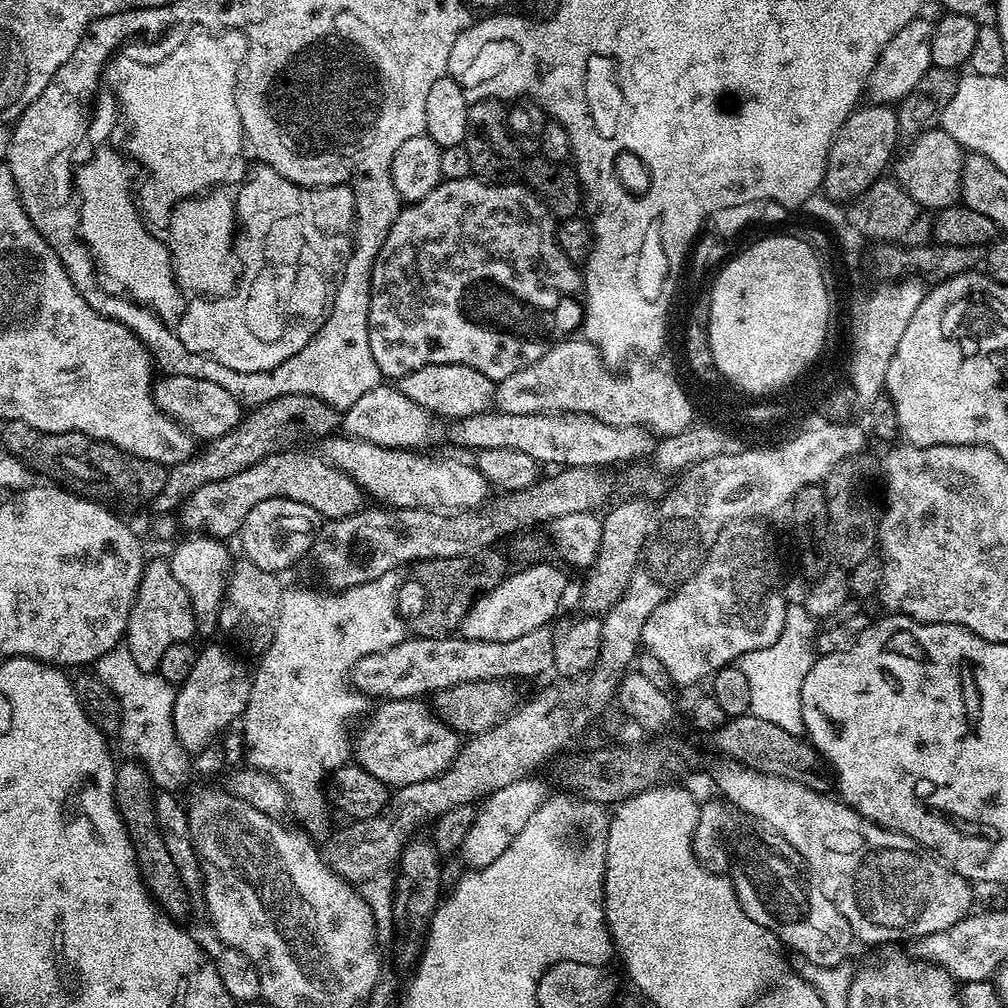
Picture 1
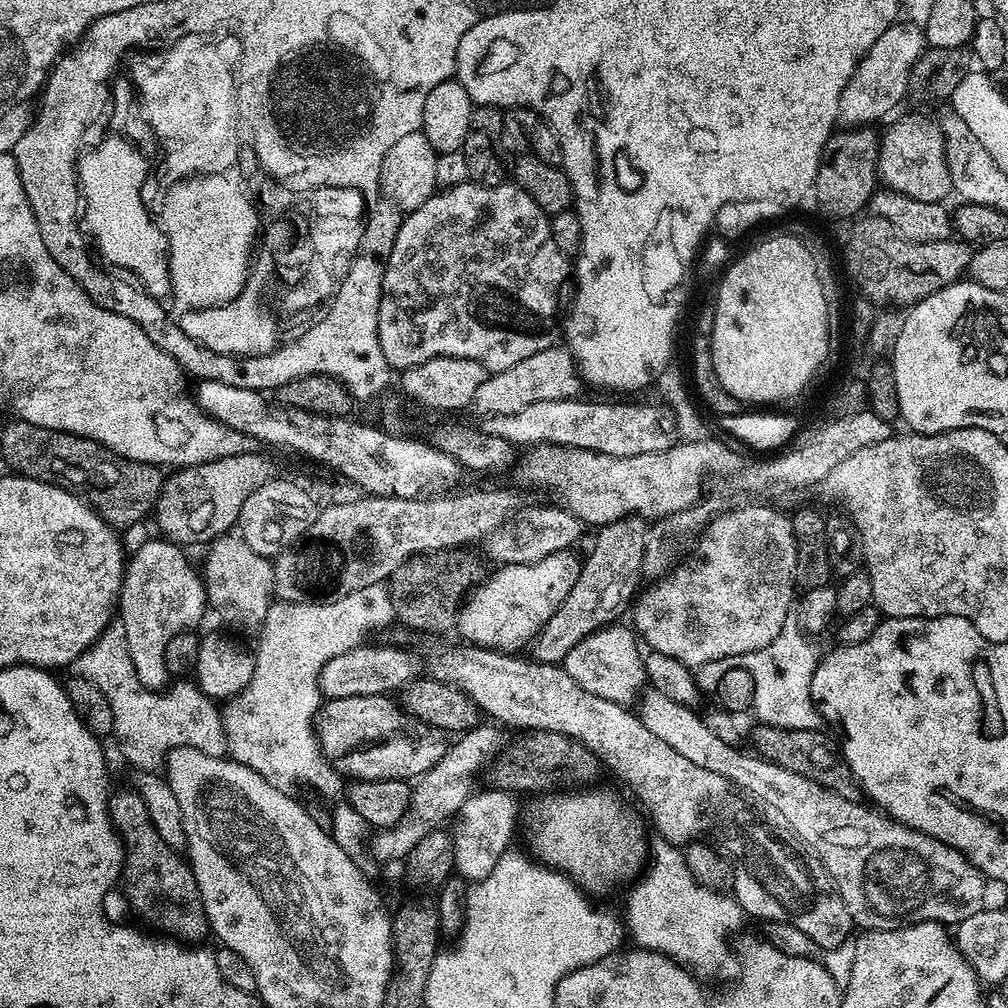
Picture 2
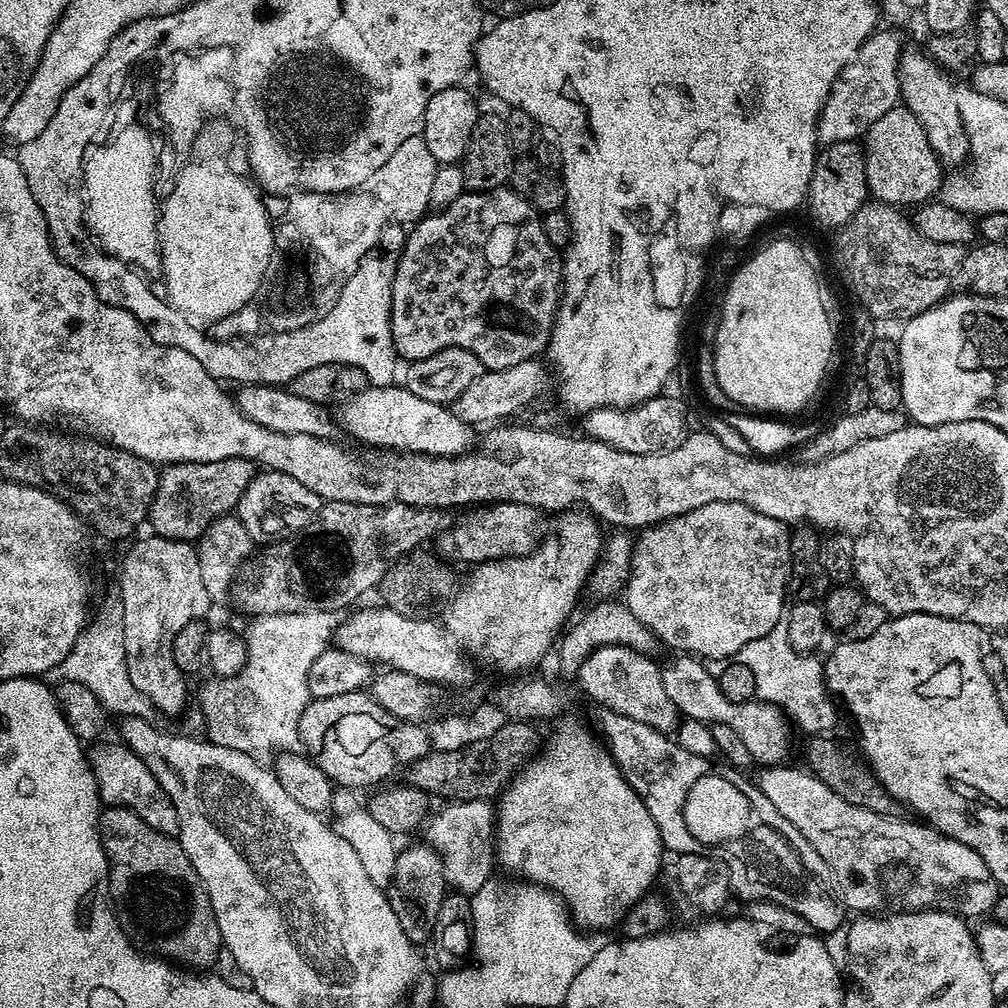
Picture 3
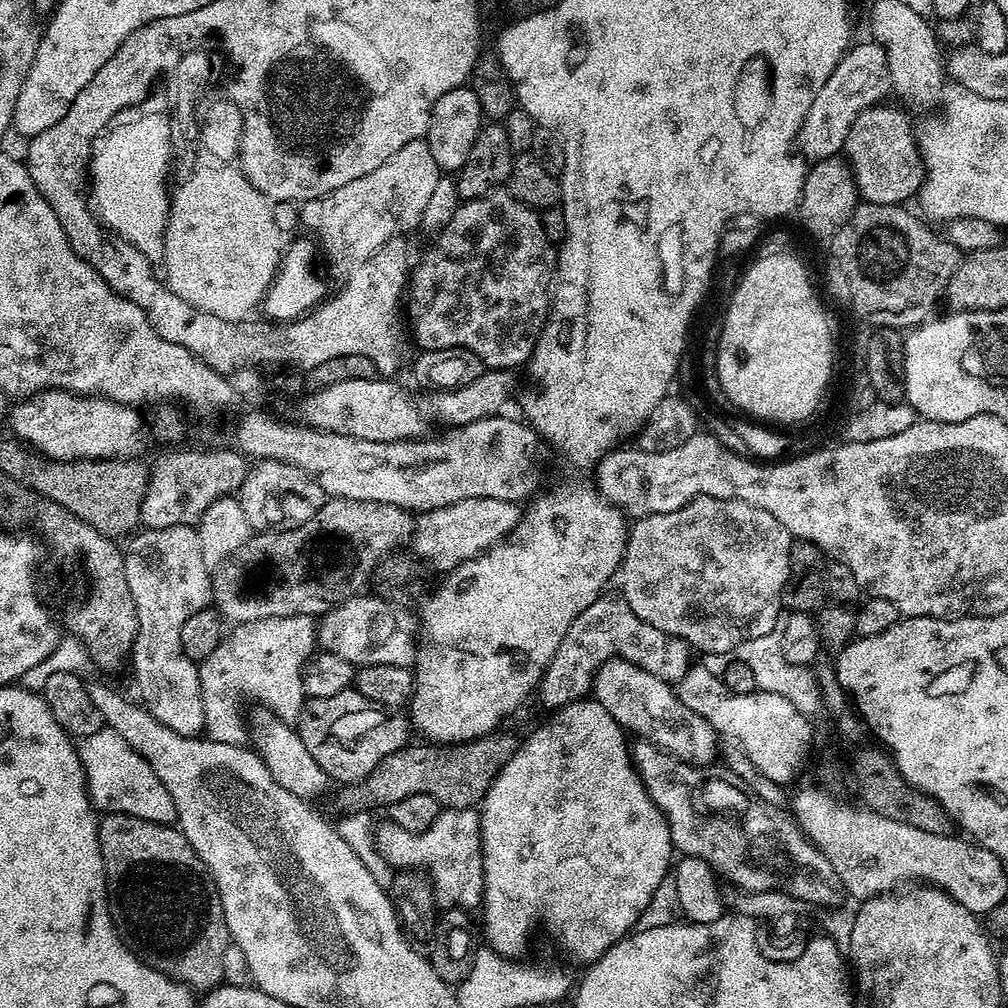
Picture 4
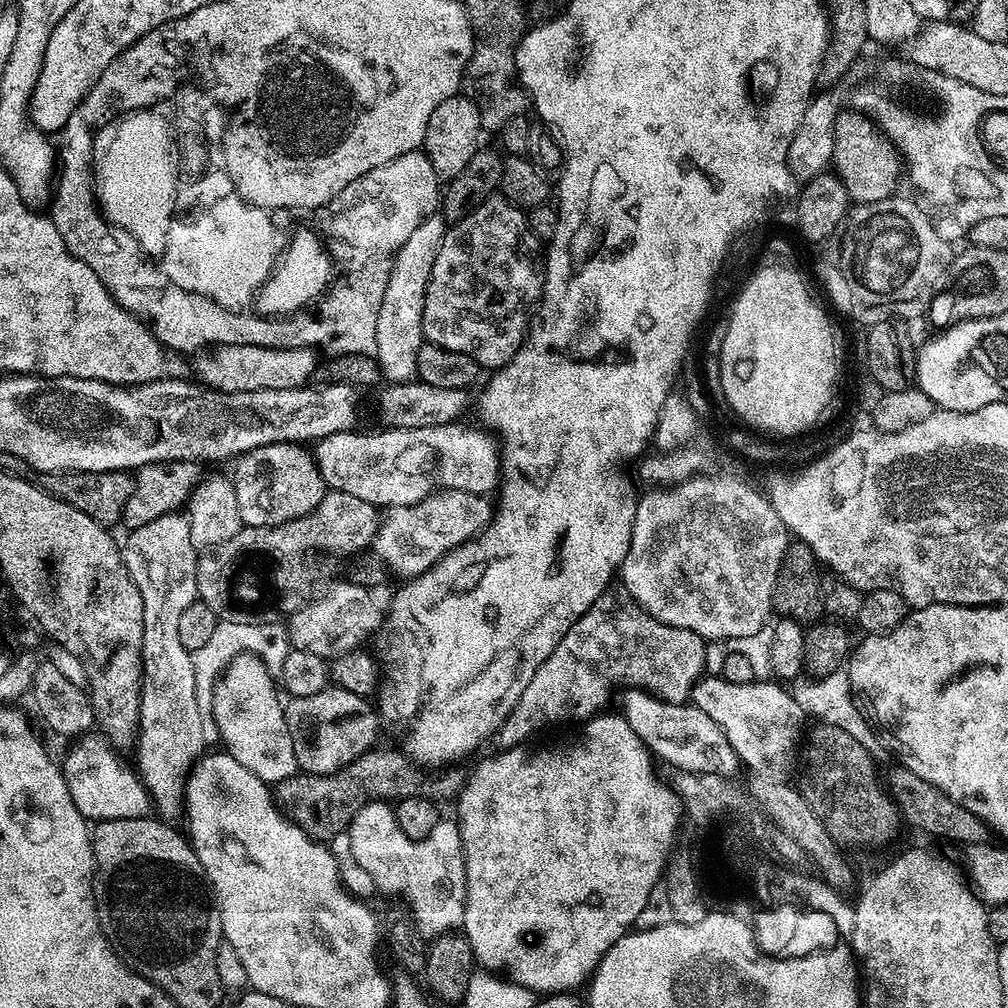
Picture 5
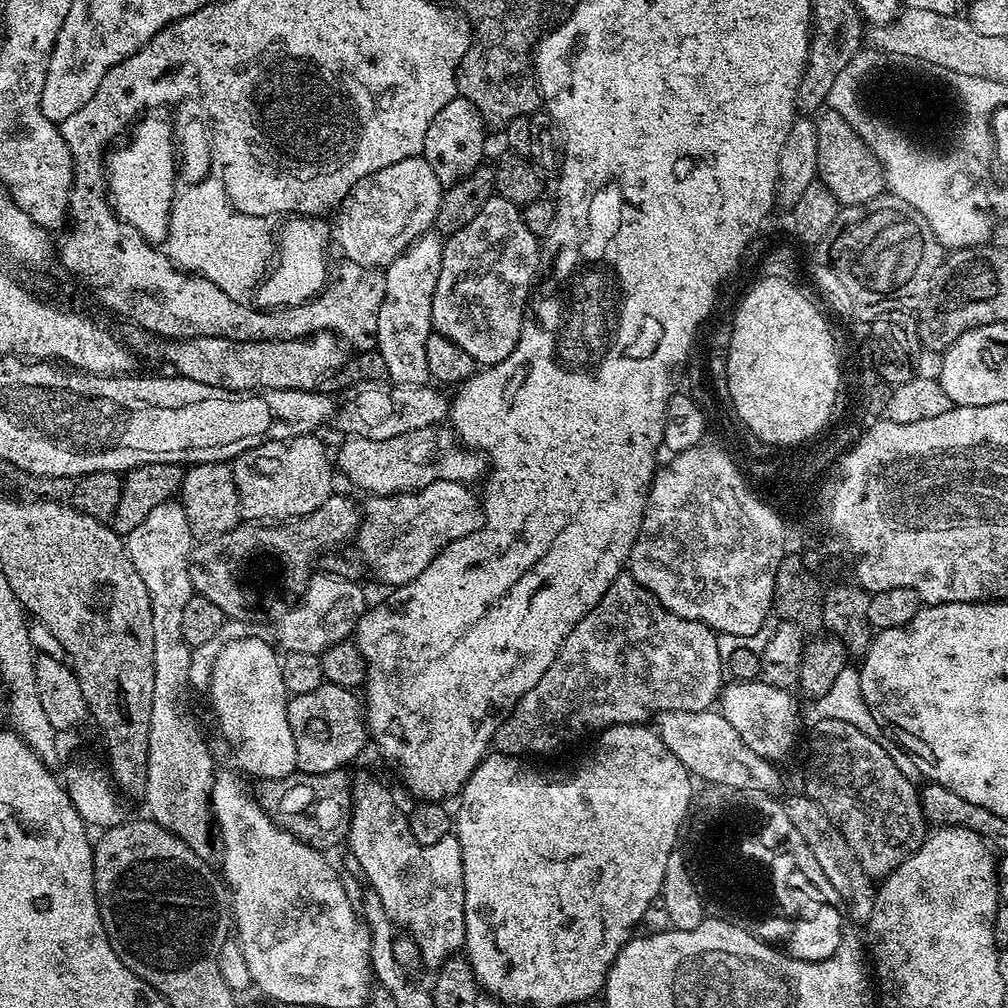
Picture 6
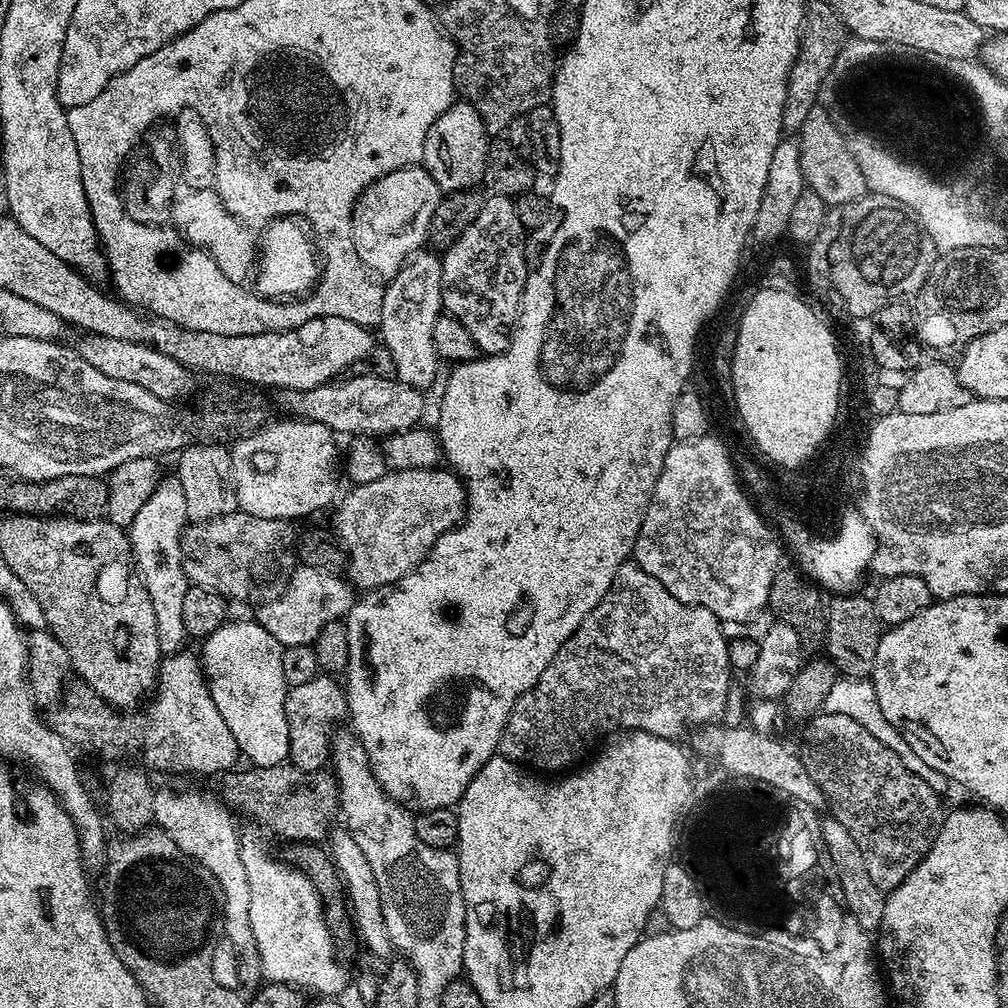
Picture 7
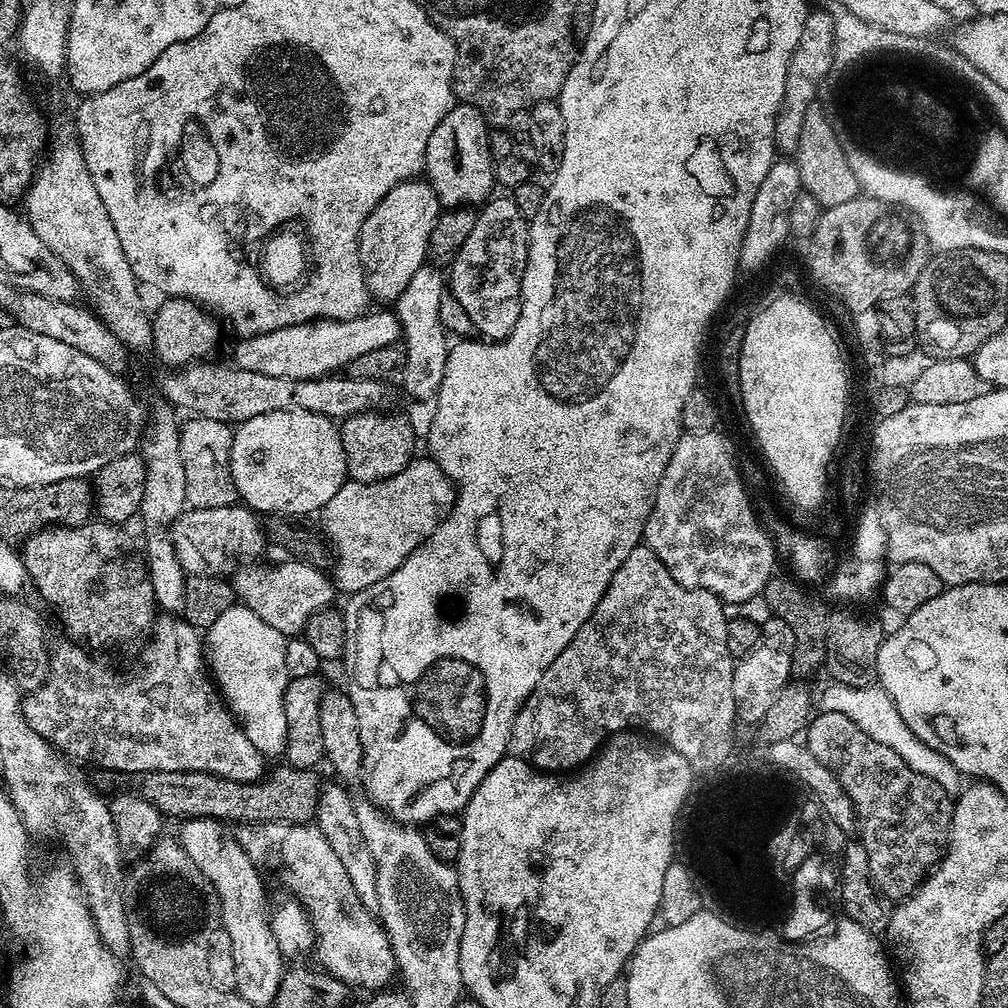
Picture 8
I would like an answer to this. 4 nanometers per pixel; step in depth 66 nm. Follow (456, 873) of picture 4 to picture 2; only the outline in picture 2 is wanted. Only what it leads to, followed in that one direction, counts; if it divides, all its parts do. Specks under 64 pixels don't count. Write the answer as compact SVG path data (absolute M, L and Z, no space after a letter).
M491 786L485 788L485 792L483 790L477 791L465 802L462 810L456 813L454 823L450 828L453 840L455 871L468 882L486 878L490 874L490 870L494 870L494 866L498 866L498 858L502 858L502 854L509 851L511 844L508 843L511 842L512 835L516 832L516 819L520 816L520 808L516 805L517 797L513 793L504 792L501 788Z

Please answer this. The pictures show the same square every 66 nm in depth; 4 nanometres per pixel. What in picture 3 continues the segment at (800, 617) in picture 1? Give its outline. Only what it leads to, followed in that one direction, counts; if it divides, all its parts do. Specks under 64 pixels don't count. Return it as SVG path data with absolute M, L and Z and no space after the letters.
M787 615L780 616L778 622L774 624L774 629L762 638L753 640L744 645L742 650L738 650L732 657L733 663L750 666L753 671L757 697L767 704L773 704L779 708L798 727L802 728L805 735L827 735L838 720L836 712L837 705L827 689L824 680L823 661L812 654L802 653L794 650L789 642L789 620Z

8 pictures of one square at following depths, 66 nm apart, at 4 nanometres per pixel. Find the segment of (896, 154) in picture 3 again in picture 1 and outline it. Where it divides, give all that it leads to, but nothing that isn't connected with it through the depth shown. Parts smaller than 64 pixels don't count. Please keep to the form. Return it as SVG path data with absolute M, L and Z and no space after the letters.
M936 127L913 139L907 146L909 148L904 153L901 151L894 160L894 179L906 194L925 210L939 210L957 203L960 200L962 166L966 155L960 143L946 134L944 128Z

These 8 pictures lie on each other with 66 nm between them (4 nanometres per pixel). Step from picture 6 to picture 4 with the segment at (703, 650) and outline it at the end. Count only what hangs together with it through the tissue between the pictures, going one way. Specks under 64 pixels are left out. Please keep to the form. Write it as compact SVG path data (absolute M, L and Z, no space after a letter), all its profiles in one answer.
M630 611L604 612L593 620L588 619L581 618L573 622L540 680L538 697L548 710L585 699L591 693L593 676L600 665L608 660L637 664L642 670L669 682L680 680L693 663L693 653L686 641L650 626L650 622L642 622L642 618Z

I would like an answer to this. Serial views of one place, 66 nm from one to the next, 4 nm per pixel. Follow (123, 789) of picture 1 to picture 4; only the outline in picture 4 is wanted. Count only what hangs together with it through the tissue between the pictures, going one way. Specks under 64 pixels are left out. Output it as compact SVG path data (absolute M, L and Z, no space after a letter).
M110 812L99 817L96 833L102 854L104 885L108 891L108 913L112 915L112 925L120 941L146 967L177 980L193 993L203 994L220 987L224 983L222 957L230 946L222 902L206 875L204 863L194 854L179 827L146 822L125 812Z

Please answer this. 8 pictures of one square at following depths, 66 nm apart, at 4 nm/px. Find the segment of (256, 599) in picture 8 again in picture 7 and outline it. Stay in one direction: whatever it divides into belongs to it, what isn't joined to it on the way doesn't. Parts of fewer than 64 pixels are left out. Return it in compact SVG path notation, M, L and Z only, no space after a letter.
M297 567L297 572L288 580L284 593L277 600L268 600L254 614L254 620L270 632L284 648L302 646L303 644L315 645L322 626L335 620L343 621L354 603L354 588L347 579L331 572L319 572L316 568Z

